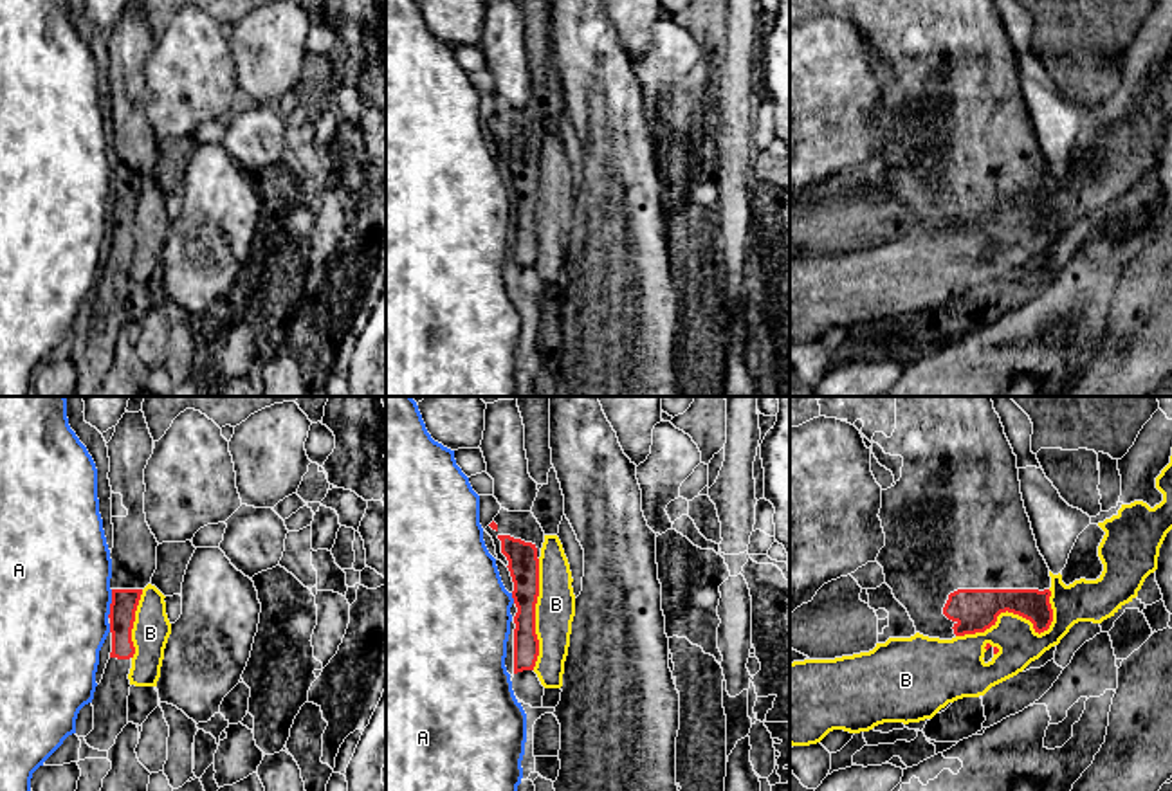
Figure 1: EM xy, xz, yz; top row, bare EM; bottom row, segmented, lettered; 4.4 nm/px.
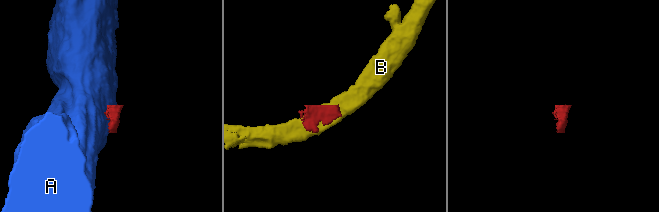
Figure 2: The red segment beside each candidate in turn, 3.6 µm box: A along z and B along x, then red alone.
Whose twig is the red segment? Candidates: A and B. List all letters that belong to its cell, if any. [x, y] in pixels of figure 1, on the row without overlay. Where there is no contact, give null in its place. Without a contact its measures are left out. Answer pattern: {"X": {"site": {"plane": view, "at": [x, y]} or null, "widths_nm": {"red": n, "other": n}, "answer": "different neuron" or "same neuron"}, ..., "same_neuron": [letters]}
{"A": {"site": {"plane": "xy", "at": [110, 200]}, "widths_nm": {"red": 120, "other": 500}, "answer": "different neuron"}, "B": {"site": {"plane": "yz", "at": [1019, 211]}, "widths_nm": {"red": 190, "other": 190}, "answer": "different neuron"}, "same_neuron": []}

